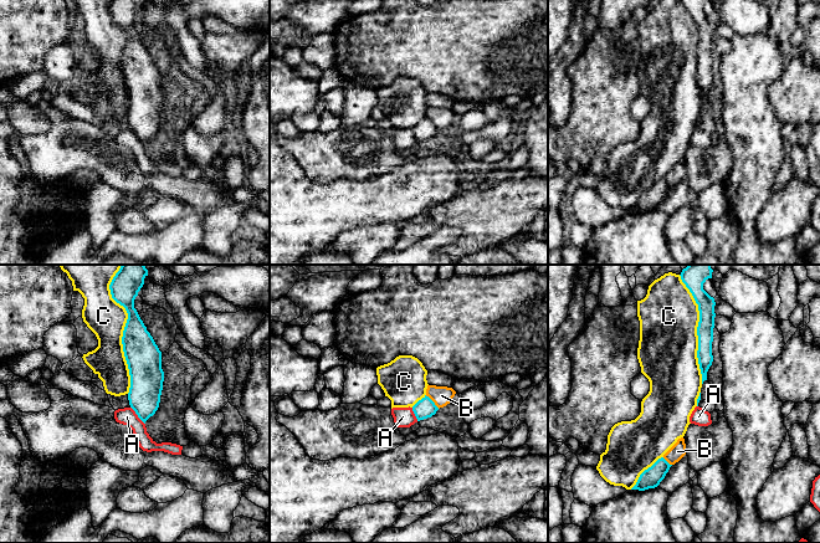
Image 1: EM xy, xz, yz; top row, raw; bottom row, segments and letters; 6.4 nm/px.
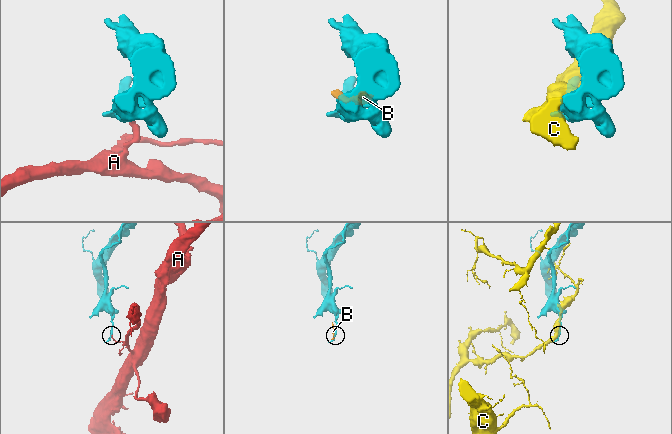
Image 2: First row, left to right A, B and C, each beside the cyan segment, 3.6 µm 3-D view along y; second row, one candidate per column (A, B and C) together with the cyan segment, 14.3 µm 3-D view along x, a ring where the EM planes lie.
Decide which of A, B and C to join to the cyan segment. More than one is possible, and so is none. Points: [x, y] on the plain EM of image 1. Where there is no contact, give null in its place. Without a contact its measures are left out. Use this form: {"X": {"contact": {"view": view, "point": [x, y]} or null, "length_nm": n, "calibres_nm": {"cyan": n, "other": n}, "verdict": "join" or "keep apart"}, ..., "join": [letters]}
{"A": {"contact": {"view": "xy", "point": [137, 136]}, "length_nm": 150, "calibres_nm": {"cyan": 220, "other": 110}, "verdict": "keep apart"}, "B": {"contact": {"view": "xz", "point": [432, 123]}, "length_nm": 130, "calibres_nm": {"cyan": 130, "other": 130}, "verdict": "keep apart"}, "C": {"contact": {"view": "xy", "point": [123, 57]}, "length_nm": 750, "calibres_nm": {"cyan": 220, "other": 240}, "verdict": "keep apart"}, "join": []}

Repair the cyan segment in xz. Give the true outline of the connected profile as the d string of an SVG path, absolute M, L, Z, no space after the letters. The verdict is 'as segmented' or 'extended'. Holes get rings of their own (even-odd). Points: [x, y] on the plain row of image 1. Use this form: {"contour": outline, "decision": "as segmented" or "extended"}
{"contour": "M426 117L412 128L412 133L417 143L431 139L432 137L436 135L437 132L439 129Z", "decision": "as segmented"}

